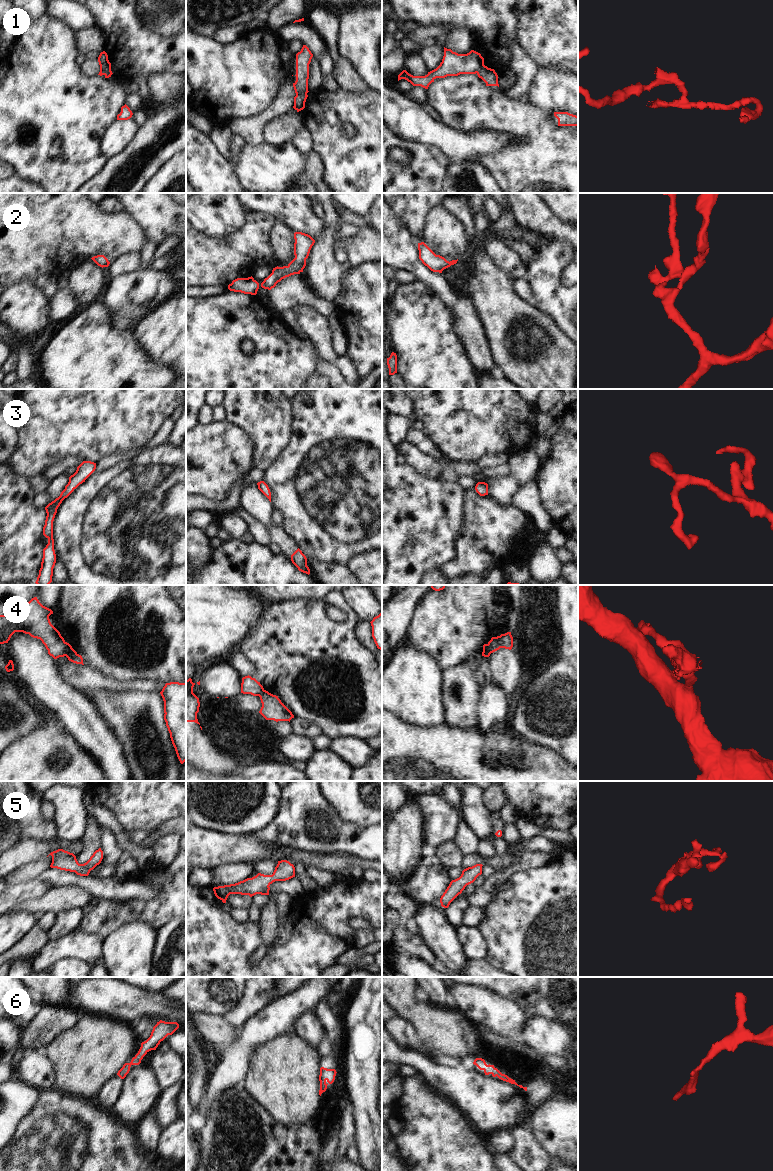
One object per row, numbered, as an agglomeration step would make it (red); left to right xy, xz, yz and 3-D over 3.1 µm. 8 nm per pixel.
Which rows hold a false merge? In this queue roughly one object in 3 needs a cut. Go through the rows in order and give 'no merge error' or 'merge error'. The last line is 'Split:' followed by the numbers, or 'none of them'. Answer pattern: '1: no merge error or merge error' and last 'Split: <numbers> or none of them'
1: merge error
2: no merge error
3: no merge error
4: merge error
5: no merge error
6: no merge error
Split: 1, 4

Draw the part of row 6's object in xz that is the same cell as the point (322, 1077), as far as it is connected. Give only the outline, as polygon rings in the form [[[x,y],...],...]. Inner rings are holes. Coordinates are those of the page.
[[[324,1067],[320,1068],[320,1075],[319,1075],[319,1081],[320,1081],[320,1090],[319,1095],[326,1091],[327,1085],[332,1084],[335,1080],[336,1076],[336,1070],[335,1069],[327,1069]]]

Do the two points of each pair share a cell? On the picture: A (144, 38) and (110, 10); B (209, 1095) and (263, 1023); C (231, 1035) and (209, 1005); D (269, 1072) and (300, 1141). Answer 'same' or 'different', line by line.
A: same
B: same
C: different
D: different

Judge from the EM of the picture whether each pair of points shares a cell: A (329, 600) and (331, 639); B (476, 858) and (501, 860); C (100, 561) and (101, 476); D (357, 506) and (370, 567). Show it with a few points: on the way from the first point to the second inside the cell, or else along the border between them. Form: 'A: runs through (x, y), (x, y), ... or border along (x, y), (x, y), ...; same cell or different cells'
A: runs through (321, 610), (321, 629); same cell
B: runs through (482, 860), (495, 860); same cell
C: runs through (101, 540), (101, 497); same cell
D: border along (371, 549), (356, 553), (347, 564); different cells

